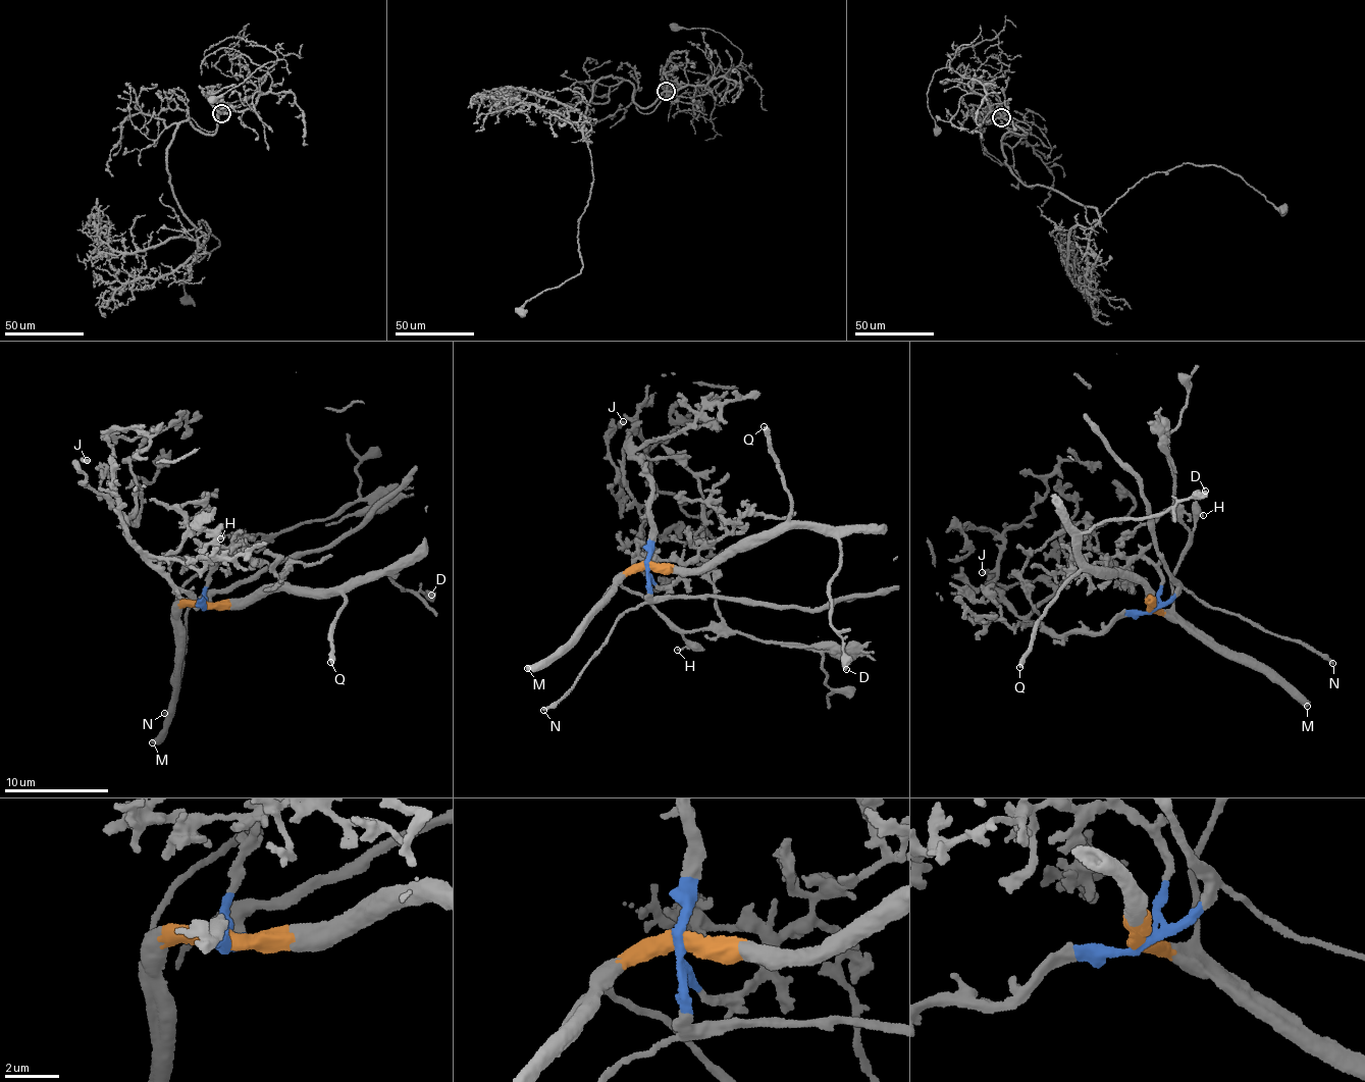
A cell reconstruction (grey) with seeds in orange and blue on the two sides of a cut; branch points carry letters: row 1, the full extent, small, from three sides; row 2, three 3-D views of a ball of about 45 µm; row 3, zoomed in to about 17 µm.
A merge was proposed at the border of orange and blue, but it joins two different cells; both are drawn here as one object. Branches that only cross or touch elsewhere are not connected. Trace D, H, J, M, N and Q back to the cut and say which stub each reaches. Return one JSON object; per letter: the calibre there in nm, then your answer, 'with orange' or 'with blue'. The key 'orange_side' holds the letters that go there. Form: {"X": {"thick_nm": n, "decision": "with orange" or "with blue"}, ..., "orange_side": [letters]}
{"D": {"thick_nm": 480, "decision": "with orange"}, "H": {"thick_nm": 130, "decision": "with orange"}, "J": {"thick_nm": 340, "decision": "with blue"}, "M": {"thick_nm": 500, "decision": "with orange"}, "N": {"thick_nm": 240, "decision": "with blue"}, "Q": {"thick_nm": 380, "decision": "with orange"}, "orange_side": ["D", "H", "M", "Q"]}

